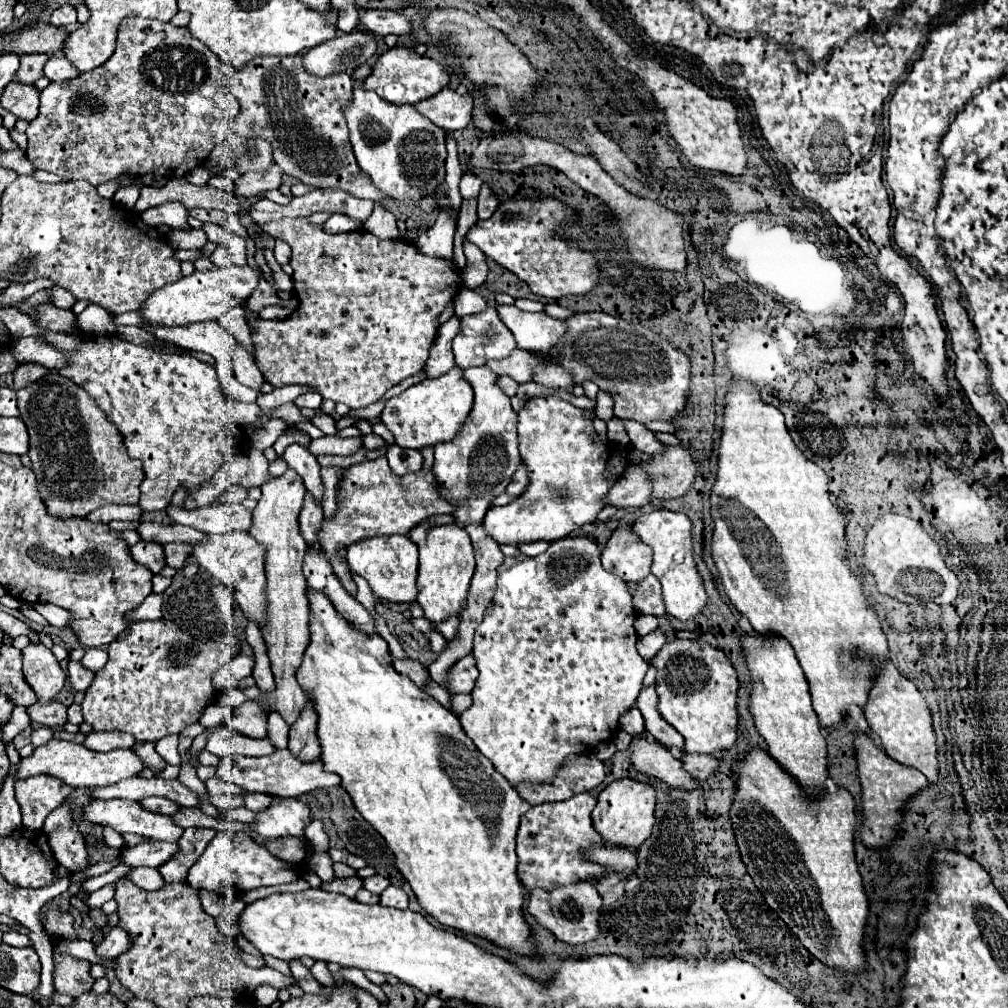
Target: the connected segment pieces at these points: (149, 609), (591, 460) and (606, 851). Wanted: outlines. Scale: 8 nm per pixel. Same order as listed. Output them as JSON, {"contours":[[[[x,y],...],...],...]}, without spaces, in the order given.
{"contours":[[[[150,594],[142,602],[142,606],[138,606],[138,610],[134,610],[130,614],[130,618],[134,622],[138,622],[138,620],[158,620],[158,618],[162,618],[162,602],[164,602],[162,594]]],[[[560,396],[530,398],[518,412],[518,440],[530,482],[510,504],[494,506],[486,512],[486,532],[498,544],[516,546],[536,540],[552,542],[572,534],[584,524],[596,522],[616,478],[606,474],[612,446],[596,434],[586,412]]],[[[592,848],[588,850],[590,858],[602,866],[606,866],[612,872],[622,870],[634,870],[636,868],[636,856],[630,850],[618,850],[618,848]]]]}

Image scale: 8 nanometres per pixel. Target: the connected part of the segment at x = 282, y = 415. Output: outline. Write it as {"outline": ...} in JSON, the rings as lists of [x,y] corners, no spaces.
{"outline":[[[284,404],[284,406],[276,408],[276,410],[272,410],[270,416],[272,416],[272,418],[280,418],[280,420],[284,420],[284,422],[290,424],[290,426],[300,424],[300,422],[308,422],[308,418],[300,414],[300,410],[298,410],[296,404]]]}

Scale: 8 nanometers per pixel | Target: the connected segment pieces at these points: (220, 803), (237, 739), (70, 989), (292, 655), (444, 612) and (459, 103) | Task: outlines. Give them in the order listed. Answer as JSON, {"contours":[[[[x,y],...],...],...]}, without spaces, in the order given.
{"contours":[[[[208,796],[208,802],[218,810],[236,810],[242,808],[242,796]]],[[[222,726],[216,728],[206,744],[206,750],[224,758],[224,756],[266,756],[266,754],[274,754],[274,744],[264,738],[264,740],[256,740],[256,738],[248,738],[238,734],[238,730],[230,728],[230,726]]],[[[54,952],[54,988],[72,998],[92,990],[94,978],[90,976],[90,966],[86,960]]],[[[286,470],[282,476],[274,478],[274,482],[266,482],[262,486],[262,500],[254,508],[254,524],[250,528],[250,536],[256,538],[266,546],[266,596],[268,596],[268,624],[262,628],[264,642],[268,646],[268,656],[272,662],[274,682],[276,690],[268,694],[270,708],[276,708],[282,718],[292,726],[304,704],[306,704],[306,692],[302,686],[298,686],[296,680],[296,668],[302,664],[304,650],[308,646],[308,616],[310,616],[310,604],[306,598],[306,578],[302,578],[302,558],[308,550],[306,540],[300,534],[298,516],[304,504],[306,488],[302,484],[302,478],[294,474],[294,470]]],[[[428,518],[422,520],[420,524],[416,524],[410,534],[408,534],[420,548],[420,570],[418,570],[418,604],[424,608],[424,616],[432,620],[432,624],[436,626],[438,622],[446,620],[450,614],[460,614],[466,602],[466,592],[470,588],[470,580],[474,576],[474,548],[470,542],[468,532],[458,526],[458,524],[432,524]]],[[[446,86],[436,96],[426,98],[414,106],[420,114],[430,118],[436,126],[444,130],[462,130],[472,120],[474,98],[470,92],[462,92]]]]}

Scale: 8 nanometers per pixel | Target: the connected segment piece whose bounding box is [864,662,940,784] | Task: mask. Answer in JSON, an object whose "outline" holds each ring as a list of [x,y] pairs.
{"outline":[[[892,662],[882,668],[878,674],[878,682],[874,682],[868,698],[868,706],[864,708],[864,716],[874,734],[880,736],[882,746],[890,758],[904,766],[912,766],[920,770],[932,784],[938,782],[938,748],[936,734],[932,730],[932,714],[926,698],[920,694],[914,682],[904,678]]]}

